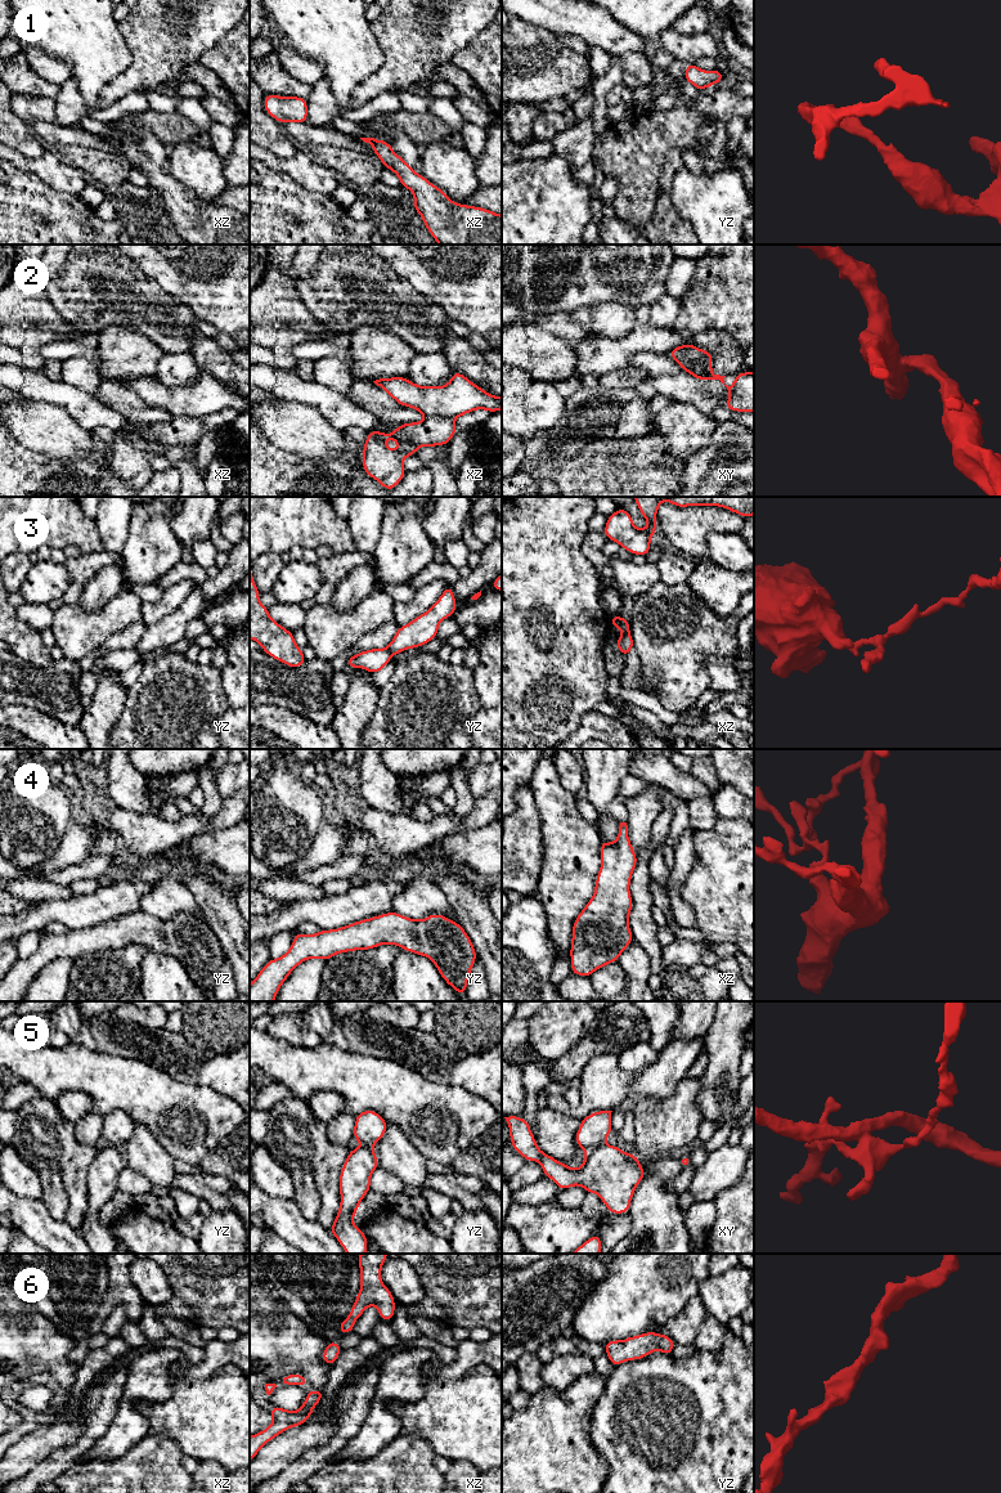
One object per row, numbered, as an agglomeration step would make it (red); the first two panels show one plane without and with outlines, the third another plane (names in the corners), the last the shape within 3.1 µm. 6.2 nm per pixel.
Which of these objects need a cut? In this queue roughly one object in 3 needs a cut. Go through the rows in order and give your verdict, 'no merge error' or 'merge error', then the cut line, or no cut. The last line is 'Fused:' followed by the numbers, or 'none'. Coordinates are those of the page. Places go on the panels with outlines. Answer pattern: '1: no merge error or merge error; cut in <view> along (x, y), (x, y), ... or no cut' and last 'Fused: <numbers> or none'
1: no merge error; no cut
2: merge error; cut in xz along (458, 416), (426, 417)
3: merge error; cut in yz along (386, 648), (391, 655)
4: no merge error; no cut
5: merge error; cut in xy along (602, 1143), (587, 1152)
6: no merge error; no cut
Fused: 2, 3, 5

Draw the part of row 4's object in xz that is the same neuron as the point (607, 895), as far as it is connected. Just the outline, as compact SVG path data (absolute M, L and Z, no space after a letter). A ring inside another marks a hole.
M620 822L614 843L602 839L600 857L594 895L573 924L571 973L582 977L591 977L600 968L616 963L634 941L629 929L633 907L629 884L637 853L632 848L627 822Z

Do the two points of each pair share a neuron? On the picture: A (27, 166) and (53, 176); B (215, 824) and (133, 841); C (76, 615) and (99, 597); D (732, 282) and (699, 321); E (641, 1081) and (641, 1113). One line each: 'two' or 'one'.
A: one
B: one
C: two
D: one
E: two

